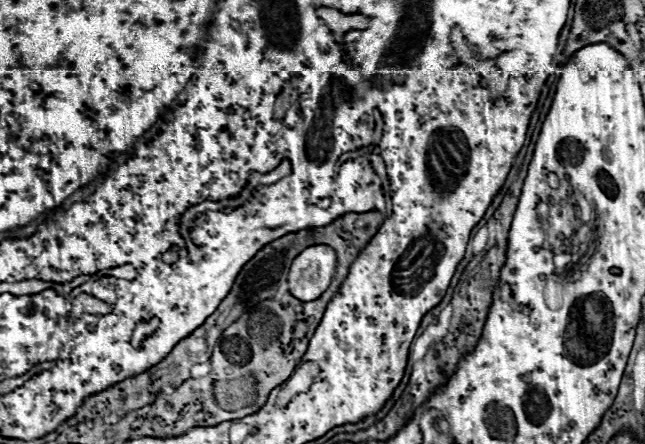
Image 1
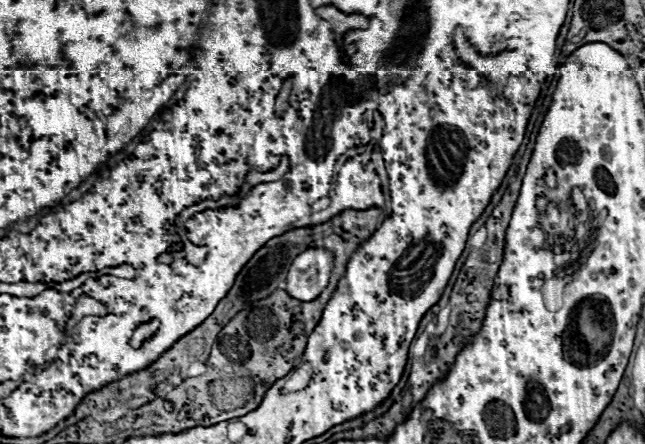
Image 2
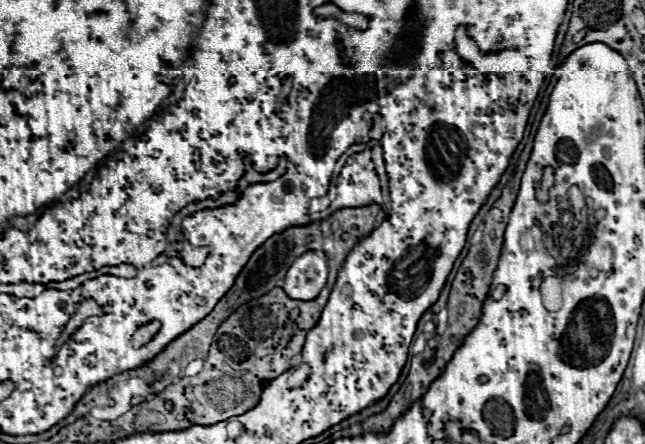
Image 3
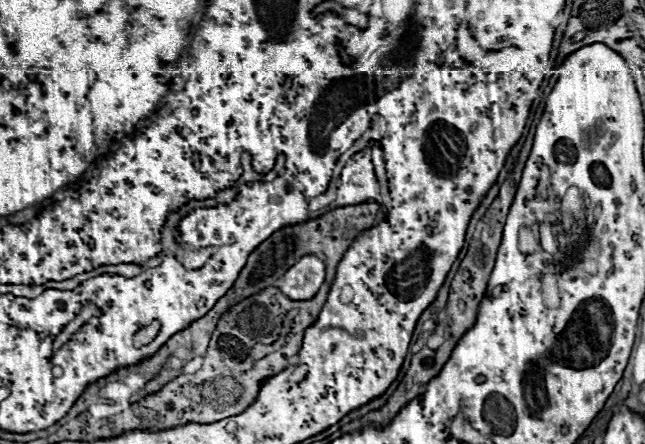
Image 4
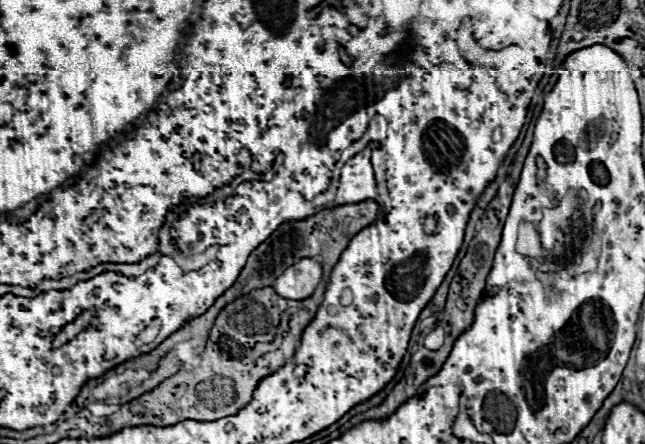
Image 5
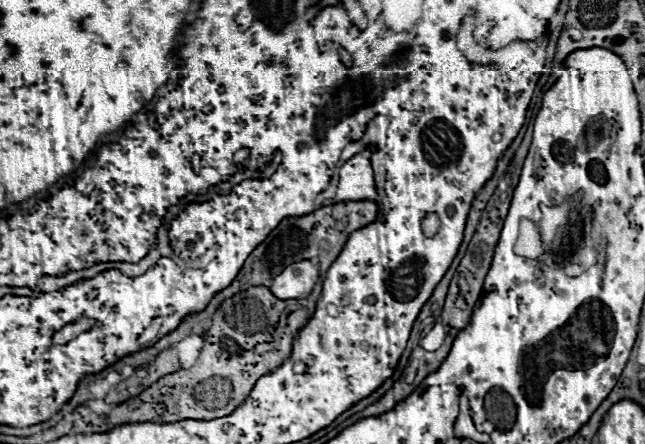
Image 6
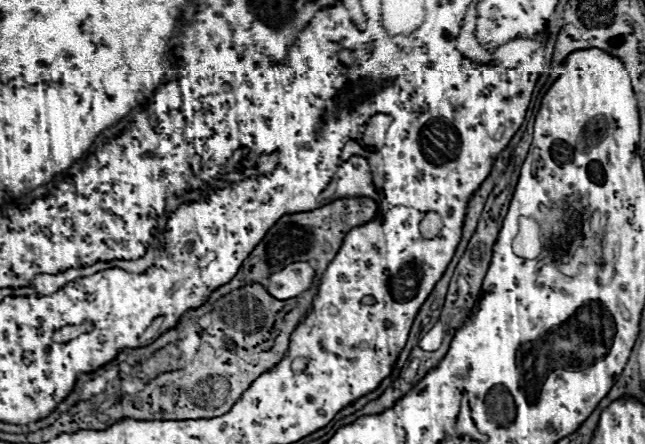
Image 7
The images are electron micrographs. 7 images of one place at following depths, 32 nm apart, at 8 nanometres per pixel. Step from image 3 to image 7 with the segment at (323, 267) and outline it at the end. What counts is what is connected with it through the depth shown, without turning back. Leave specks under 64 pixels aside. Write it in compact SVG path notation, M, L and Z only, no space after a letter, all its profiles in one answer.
M296 262L288 268L276 272L270 276L270 282L266 284L266 290L276 296L278 300L288 300L304 294L316 276L316 270L308 262Z

